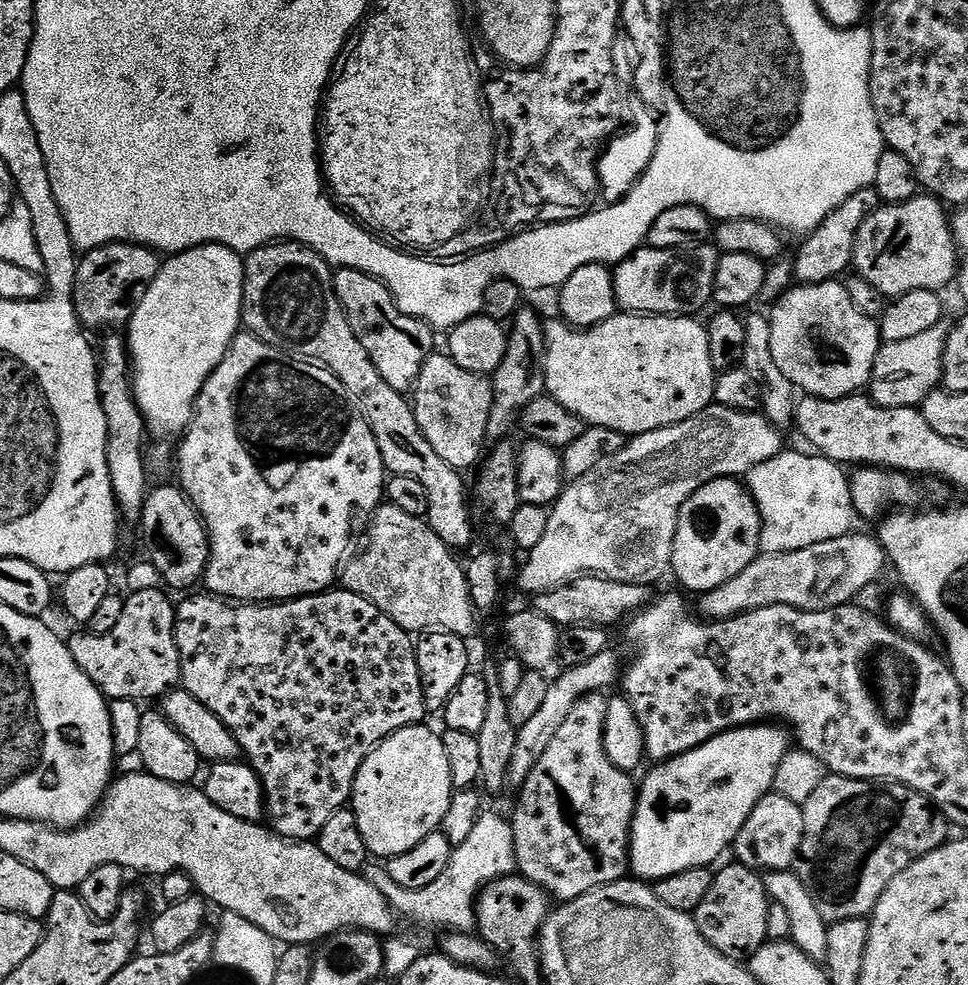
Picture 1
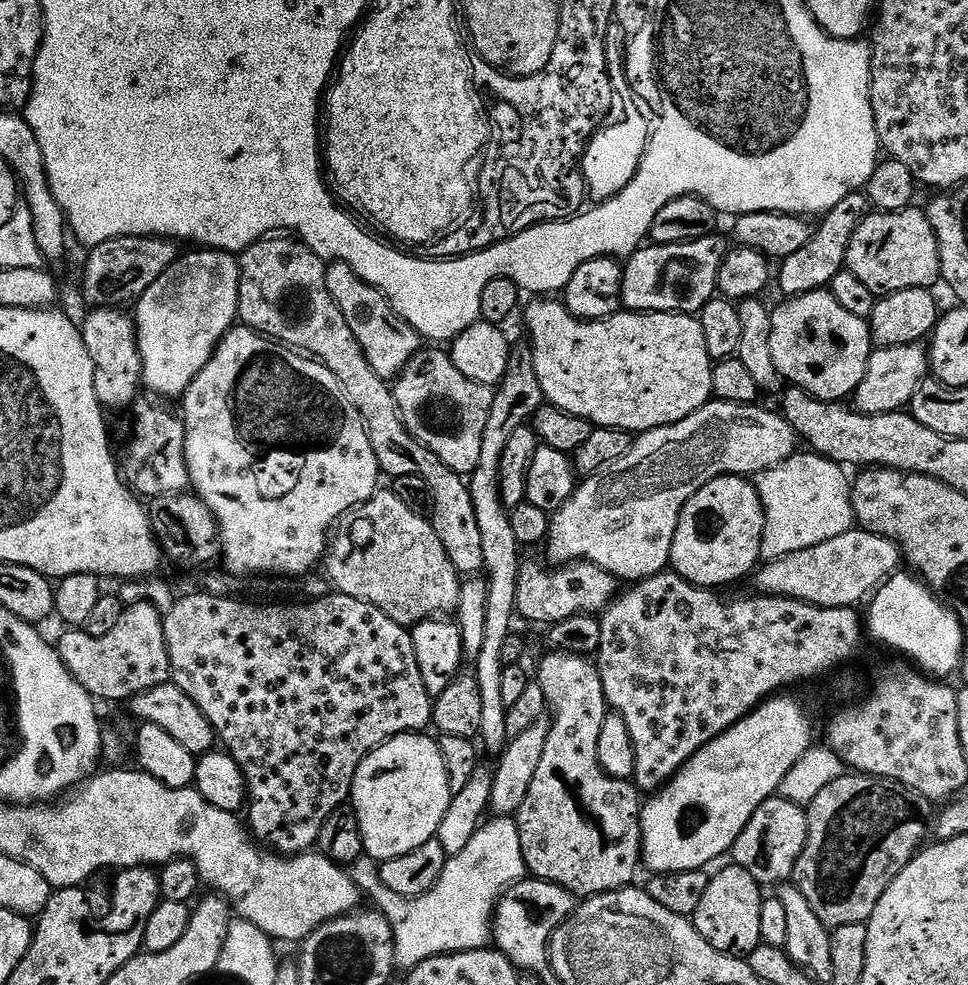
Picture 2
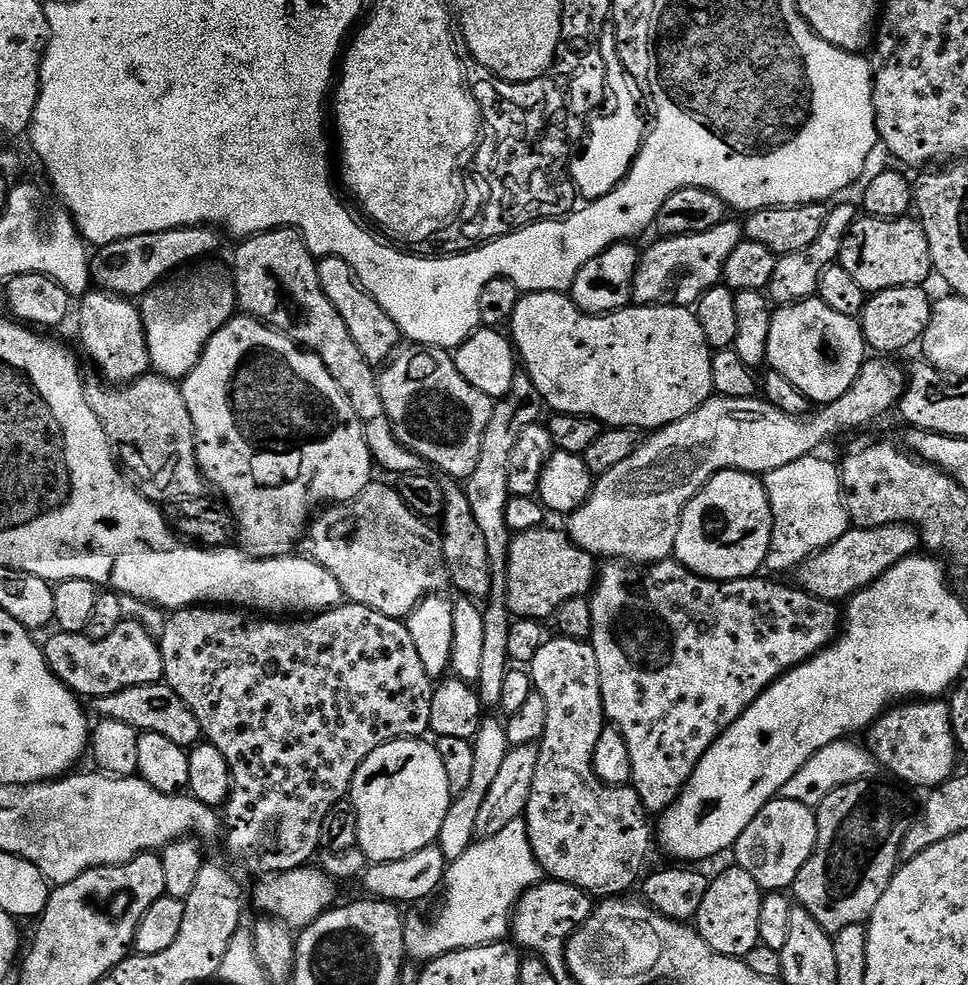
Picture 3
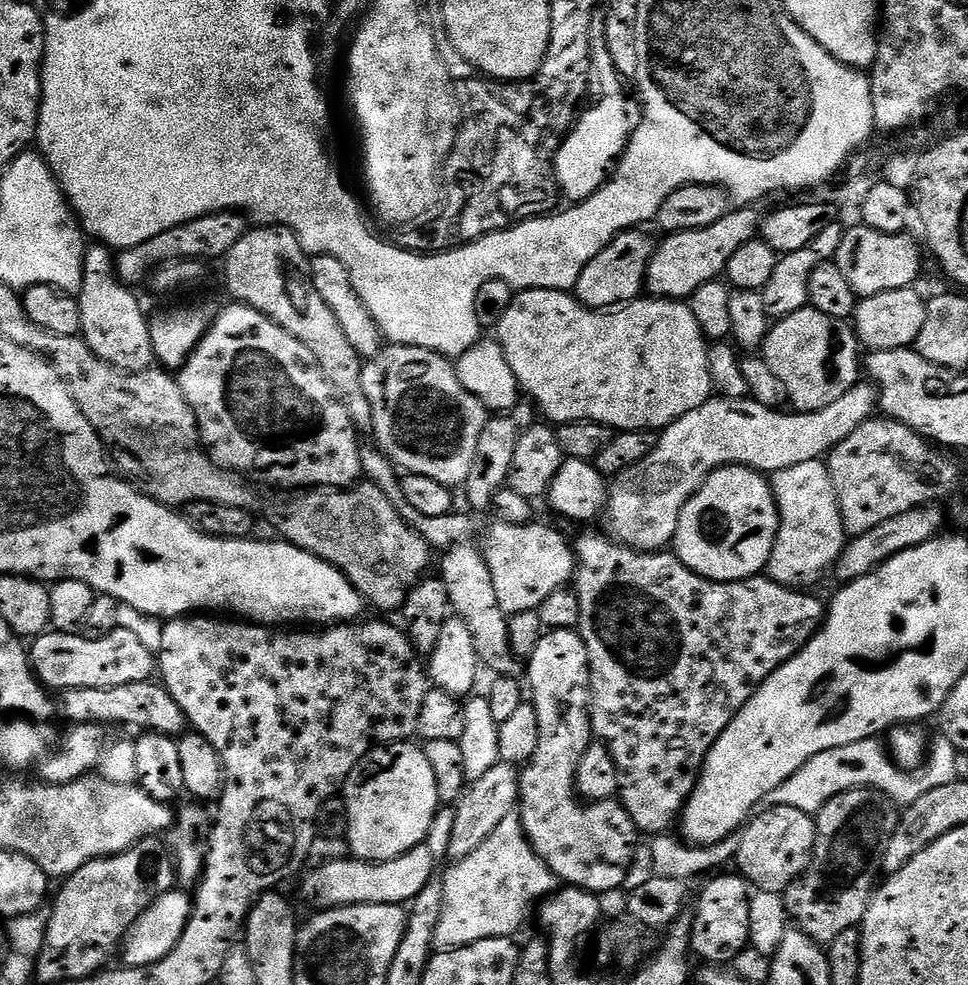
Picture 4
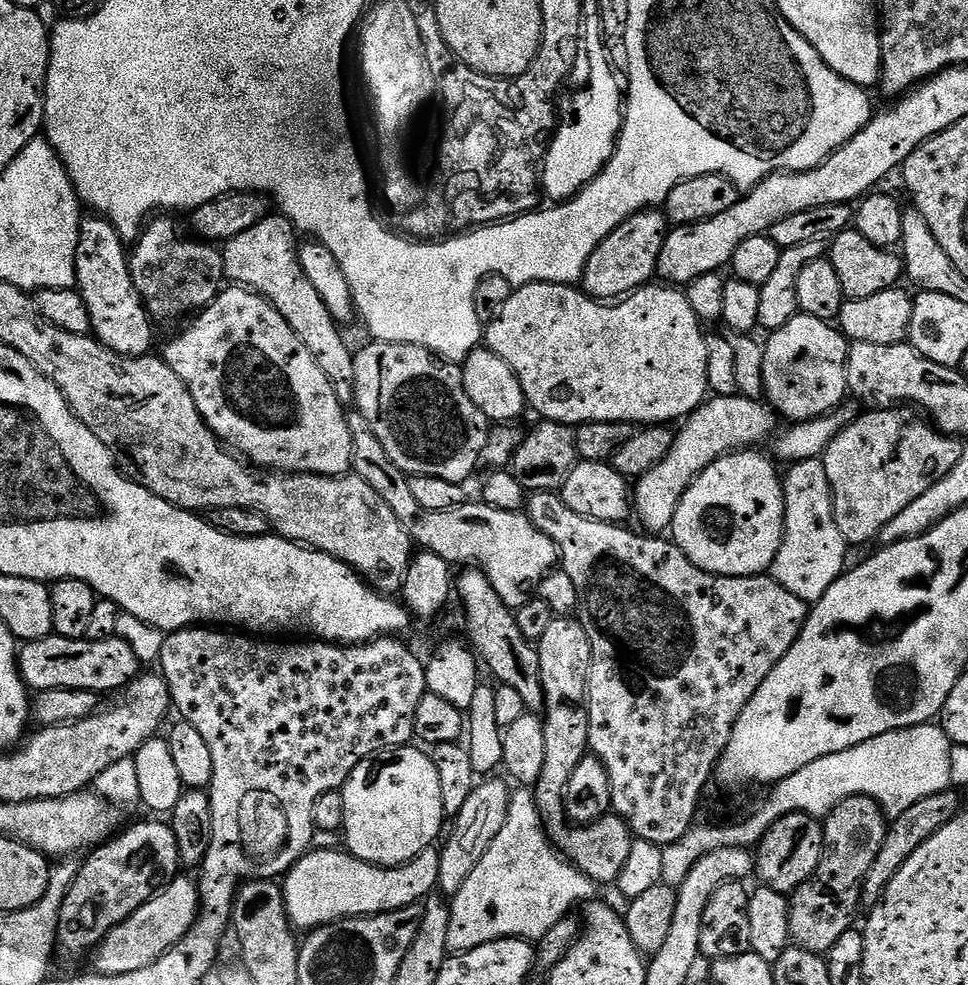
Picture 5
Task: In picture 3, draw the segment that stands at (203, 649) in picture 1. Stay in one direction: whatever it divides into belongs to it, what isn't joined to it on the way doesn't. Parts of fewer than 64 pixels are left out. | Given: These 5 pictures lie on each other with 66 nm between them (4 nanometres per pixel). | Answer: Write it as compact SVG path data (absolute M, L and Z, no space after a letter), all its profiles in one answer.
M341 602L337 608L328 608L324 612L309 615L307 618L257 618L247 611L237 610L231 606L193 606L190 608L177 608L165 619L164 628L158 633L158 639L160 641L160 653L162 654L162 666L164 667L163 683L172 687L175 694L178 694L178 697L182 698L182 702L193 712L194 718L200 723L203 739L218 750L222 750L222 758L226 758L226 762L231 771L232 795L229 796L228 803L222 812L222 824L226 829L226 836L228 832L228 848L232 851L232 856L238 863L257 864L257 866L260 867L259 875L261 877L275 876L281 872L289 872L295 868L303 868L311 861L308 859L310 859L312 855L312 859L317 855L318 849L320 848L320 835L322 834L322 818L326 818L326 814L330 814L330 810L334 810L334 806L338 806L338 802L342 802L349 793L351 793L354 774L358 770L358 766L362 762L366 762L366 758L371 752L378 750L378 746L389 744L391 740L406 740L409 738L423 737L430 729L430 702L432 701L434 681L426 674L426 670L422 667L422 661L418 659L418 649L414 647L414 642L410 639L408 625L404 620L386 618L386 614L378 614L378 610L370 610L370 606Z

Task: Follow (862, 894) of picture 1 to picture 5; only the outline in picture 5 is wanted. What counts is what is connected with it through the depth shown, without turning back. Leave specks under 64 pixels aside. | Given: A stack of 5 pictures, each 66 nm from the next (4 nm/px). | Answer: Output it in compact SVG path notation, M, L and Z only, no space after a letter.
M868 796L846 798L826 817L824 825L824 853L818 862L818 870L802 886L791 893L788 901L790 937L795 947L808 952L826 954L846 930L853 927L856 908L861 907L864 879L882 850L882 842L888 833L889 817Z

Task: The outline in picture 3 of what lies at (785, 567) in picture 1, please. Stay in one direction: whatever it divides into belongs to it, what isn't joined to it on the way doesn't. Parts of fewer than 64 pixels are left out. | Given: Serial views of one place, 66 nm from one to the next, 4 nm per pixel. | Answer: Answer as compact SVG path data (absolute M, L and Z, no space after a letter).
M891 524L877 528L852 526L846 534L842 534L842 538L838 538L838 542L801 564L794 573L795 583L812 596L833 602L847 602L920 547L920 534L910 524Z

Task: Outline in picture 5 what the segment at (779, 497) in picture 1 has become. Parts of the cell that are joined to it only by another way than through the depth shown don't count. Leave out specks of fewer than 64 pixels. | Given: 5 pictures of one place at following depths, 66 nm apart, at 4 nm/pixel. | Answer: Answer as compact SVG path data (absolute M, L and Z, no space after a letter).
M823 459L797 460L791 465L792 468L782 476L784 486L784 537L780 543L778 554L774 558L770 569L773 580L778 582L778 586L786 586L790 594L802 598L809 606L817 604L834 586L838 577L843 576L846 565L849 563L848 552L850 546L842 538L842 530L838 530L838 522L834 522L834 502L832 501L832 487L826 478Z

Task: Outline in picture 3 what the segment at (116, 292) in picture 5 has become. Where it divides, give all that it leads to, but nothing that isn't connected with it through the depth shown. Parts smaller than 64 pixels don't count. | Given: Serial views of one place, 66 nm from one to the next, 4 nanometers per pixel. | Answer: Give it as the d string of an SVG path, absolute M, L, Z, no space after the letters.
M89 290L79 301L78 312L79 308L80 344L85 354L96 363L97 370L101 372L99 375L107 383L123 386L149 375L152 363L144 320L140 317L139 307L131 299L114 296L103 290Z

